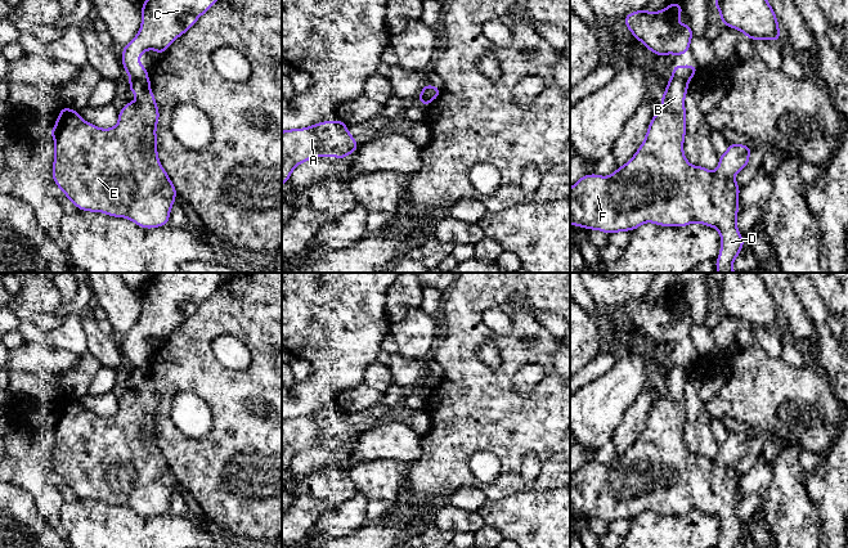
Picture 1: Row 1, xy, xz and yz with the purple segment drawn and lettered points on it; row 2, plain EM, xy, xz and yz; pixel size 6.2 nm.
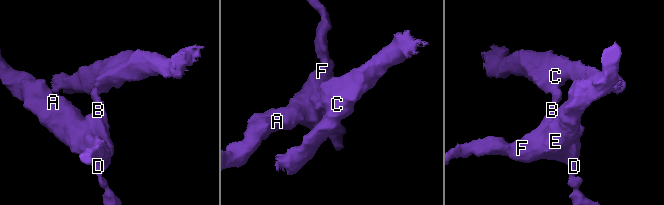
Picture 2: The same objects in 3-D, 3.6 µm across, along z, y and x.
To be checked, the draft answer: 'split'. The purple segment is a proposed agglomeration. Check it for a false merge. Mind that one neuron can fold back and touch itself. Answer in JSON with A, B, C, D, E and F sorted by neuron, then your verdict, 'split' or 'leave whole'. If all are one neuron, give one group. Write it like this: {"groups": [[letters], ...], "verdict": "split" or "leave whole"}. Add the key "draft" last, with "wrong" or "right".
{"groups": [["A", "B", "D", "E", "F"], ["C"]], "verdict": "split", "draft": "right"}

